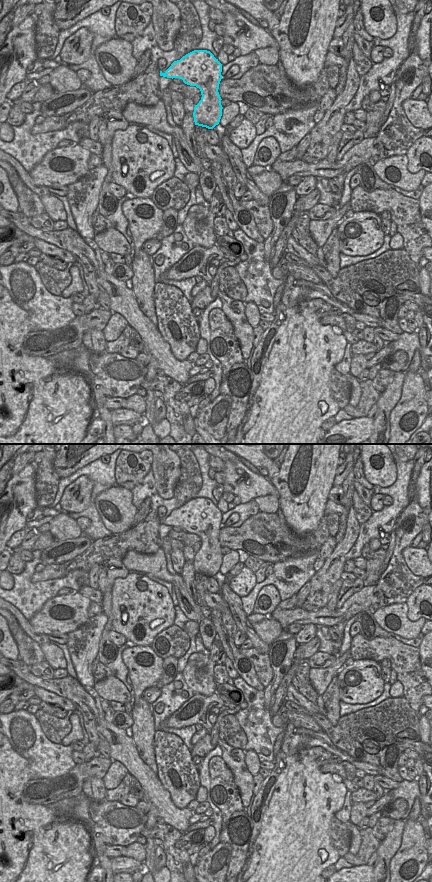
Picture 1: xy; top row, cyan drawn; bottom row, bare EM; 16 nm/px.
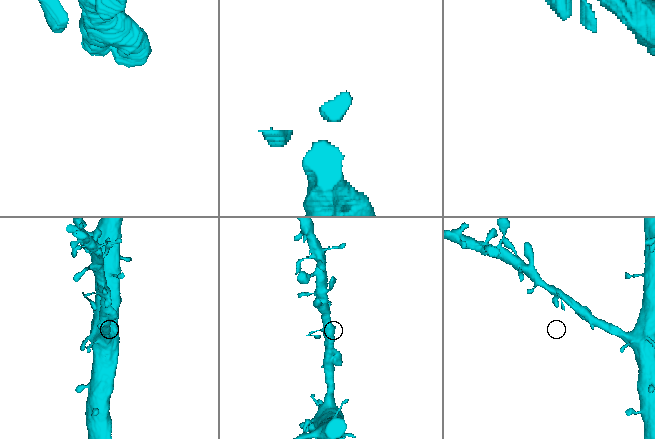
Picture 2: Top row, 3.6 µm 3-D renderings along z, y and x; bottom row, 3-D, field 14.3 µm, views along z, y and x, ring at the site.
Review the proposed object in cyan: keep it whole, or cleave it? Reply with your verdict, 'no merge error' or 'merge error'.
no merge error

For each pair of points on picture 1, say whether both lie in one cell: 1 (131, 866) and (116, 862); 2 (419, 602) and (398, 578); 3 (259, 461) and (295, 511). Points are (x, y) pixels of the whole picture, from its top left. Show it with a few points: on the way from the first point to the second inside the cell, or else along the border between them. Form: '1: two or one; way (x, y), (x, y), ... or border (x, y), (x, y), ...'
1: one; way (127, 865), (120, 864)
2: two; border (421, 584), (405, 601)
3: two; border (280, 467), (280, 470), (270, 480)

